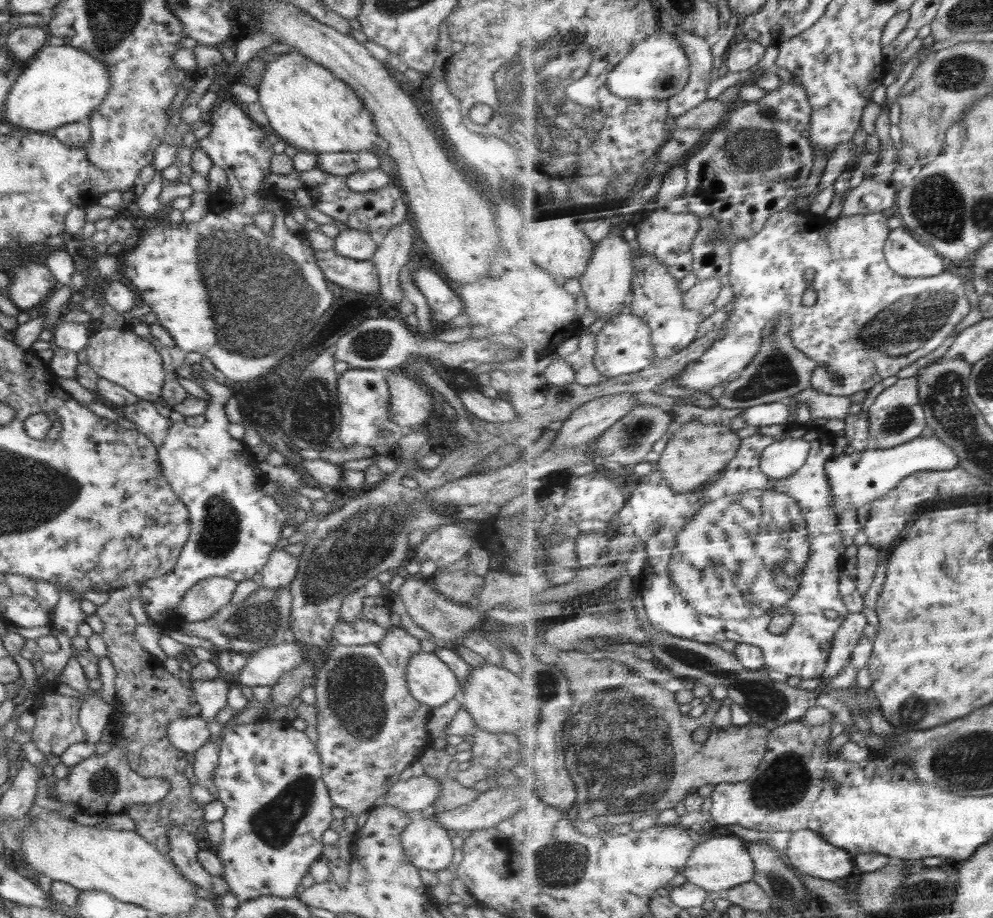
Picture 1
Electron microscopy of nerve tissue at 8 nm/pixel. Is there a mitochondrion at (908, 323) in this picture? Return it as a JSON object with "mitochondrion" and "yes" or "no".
{"mitochondrion":"yes"}

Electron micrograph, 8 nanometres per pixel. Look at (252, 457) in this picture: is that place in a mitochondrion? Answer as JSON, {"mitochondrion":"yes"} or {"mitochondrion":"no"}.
{"mitochondrion":"no"}

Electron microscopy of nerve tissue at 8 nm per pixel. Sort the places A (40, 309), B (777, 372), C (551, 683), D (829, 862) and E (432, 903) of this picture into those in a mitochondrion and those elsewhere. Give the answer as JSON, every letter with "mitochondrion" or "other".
{"A":"other","B":"mitochondrion","C":"mitochondrion","D":"other","E":"other"}

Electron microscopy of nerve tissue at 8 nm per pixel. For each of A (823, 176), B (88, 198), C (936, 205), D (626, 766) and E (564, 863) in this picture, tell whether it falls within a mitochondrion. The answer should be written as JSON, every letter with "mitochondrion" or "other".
{"A":"other","B":"other","C":"mitochondrion","D":"mitochondrion","E":"mitochondrion"}

